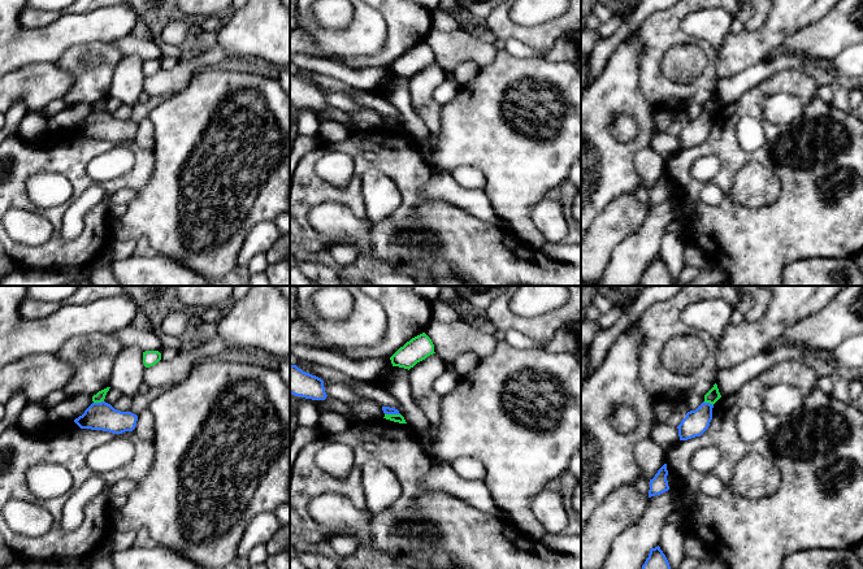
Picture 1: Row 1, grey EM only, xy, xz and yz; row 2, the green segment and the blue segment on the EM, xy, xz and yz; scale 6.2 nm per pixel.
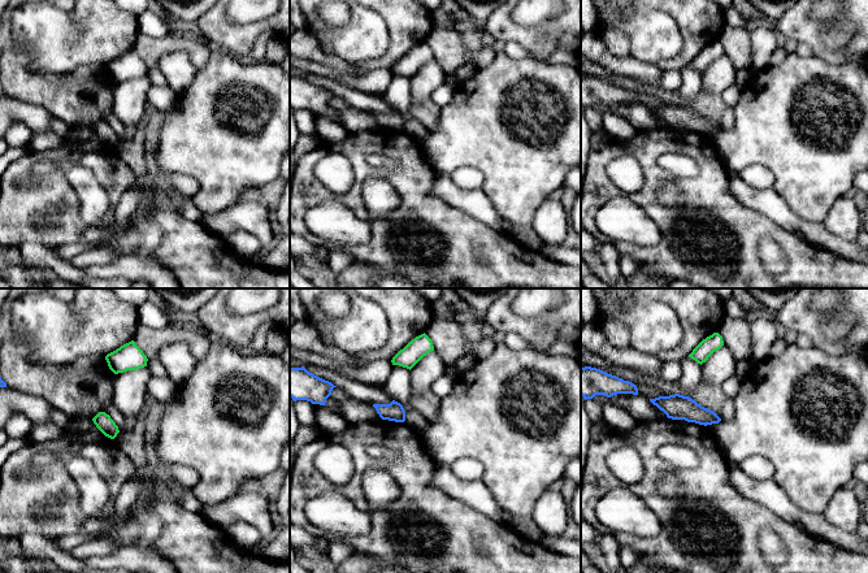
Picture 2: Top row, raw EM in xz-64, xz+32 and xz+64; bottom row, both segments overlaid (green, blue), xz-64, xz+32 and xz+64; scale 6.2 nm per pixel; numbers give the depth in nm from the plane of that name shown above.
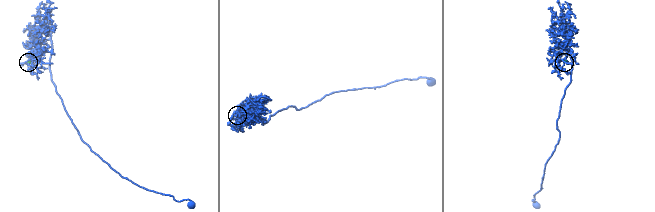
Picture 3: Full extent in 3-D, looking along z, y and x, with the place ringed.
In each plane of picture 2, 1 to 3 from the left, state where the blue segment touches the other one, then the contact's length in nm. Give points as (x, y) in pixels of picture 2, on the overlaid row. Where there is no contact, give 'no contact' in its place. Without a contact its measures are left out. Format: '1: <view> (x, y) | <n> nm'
1: no contact
2: no contact
3: no contact

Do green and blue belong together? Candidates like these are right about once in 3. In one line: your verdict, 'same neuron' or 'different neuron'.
different neuron

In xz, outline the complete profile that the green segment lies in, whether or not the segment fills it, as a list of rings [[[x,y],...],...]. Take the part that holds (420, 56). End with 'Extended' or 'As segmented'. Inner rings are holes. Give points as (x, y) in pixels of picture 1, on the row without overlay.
[[[420,43],[400,56],[391,66],[393,75],[404,78],[413,77],[417,71],[435,62],[432,48],[425,43]]]. As segmented

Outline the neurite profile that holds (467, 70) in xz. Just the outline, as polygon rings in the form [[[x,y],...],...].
[[[464,60],[455,66],[452,73],[460,86],[467,86],[478,75],[480,70],[481,66],[474,60]]]

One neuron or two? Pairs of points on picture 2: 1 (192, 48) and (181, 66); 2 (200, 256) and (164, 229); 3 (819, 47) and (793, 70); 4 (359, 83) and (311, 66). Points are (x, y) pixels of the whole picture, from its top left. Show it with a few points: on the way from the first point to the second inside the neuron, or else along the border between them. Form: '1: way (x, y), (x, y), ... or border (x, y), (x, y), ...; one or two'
1: border (157, 61), (168, 53), (185, 52), (199, 69); two
2: way (191, 252), (173, 238); one
3: border (814, 56), (832, 64), (843, 63); two
4: way (347, 79), (322, 72); one

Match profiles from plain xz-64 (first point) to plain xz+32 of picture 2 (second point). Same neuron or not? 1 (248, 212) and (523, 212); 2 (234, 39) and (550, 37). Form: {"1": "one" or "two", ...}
{"1": "two", "2": "one"}

